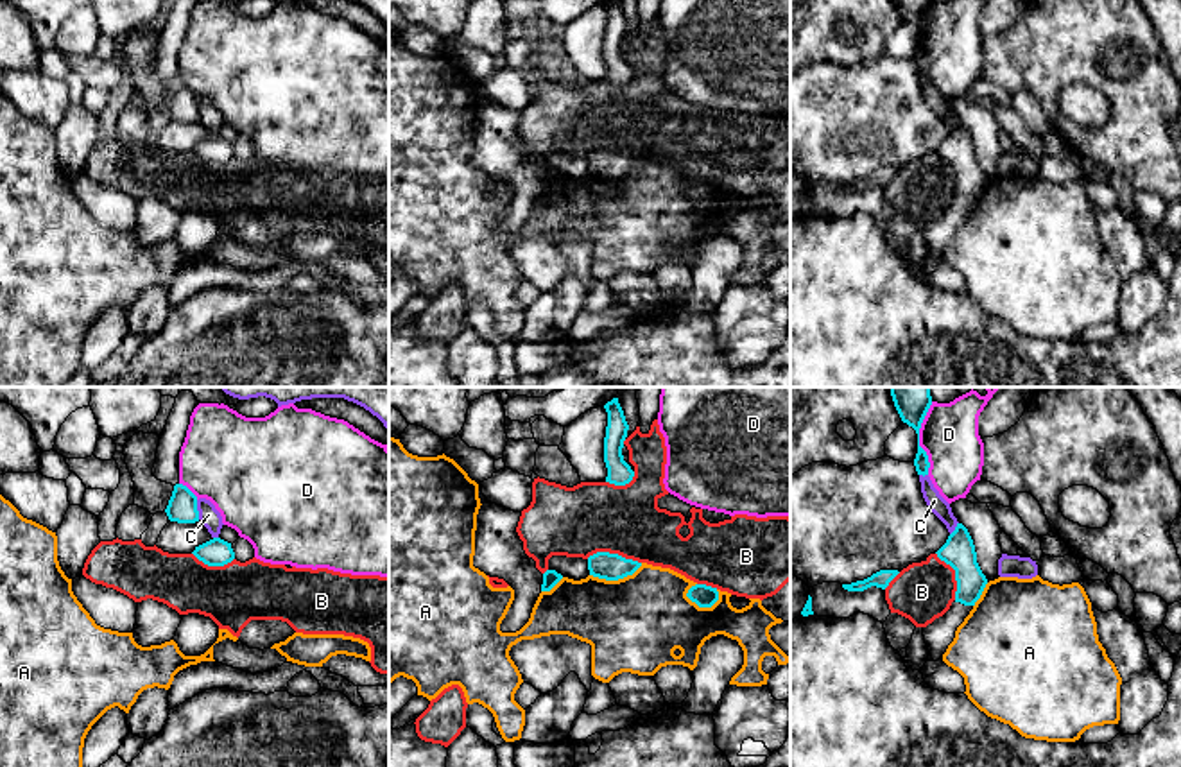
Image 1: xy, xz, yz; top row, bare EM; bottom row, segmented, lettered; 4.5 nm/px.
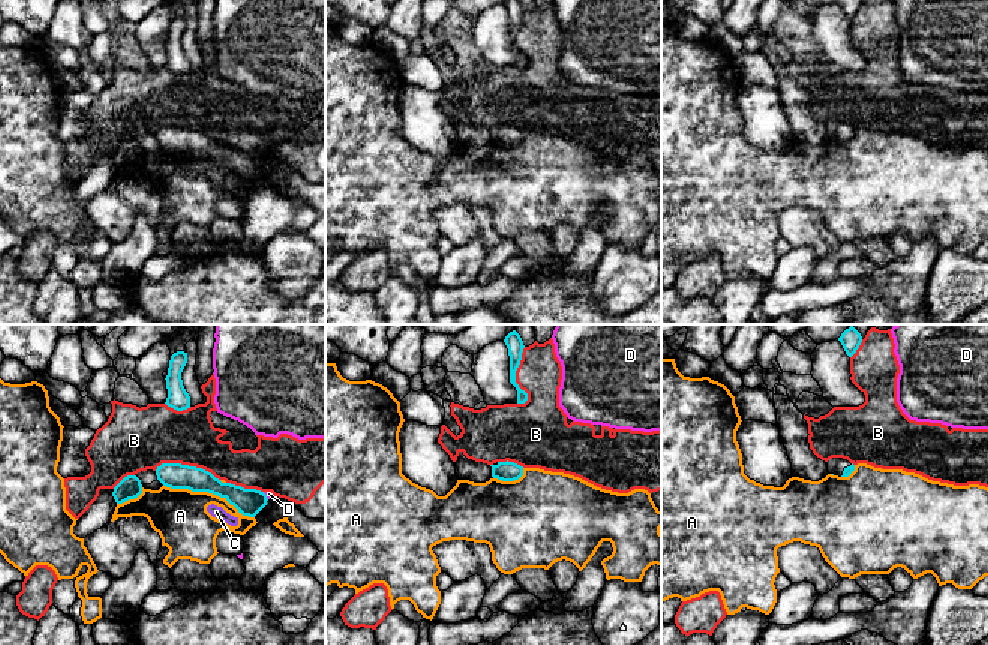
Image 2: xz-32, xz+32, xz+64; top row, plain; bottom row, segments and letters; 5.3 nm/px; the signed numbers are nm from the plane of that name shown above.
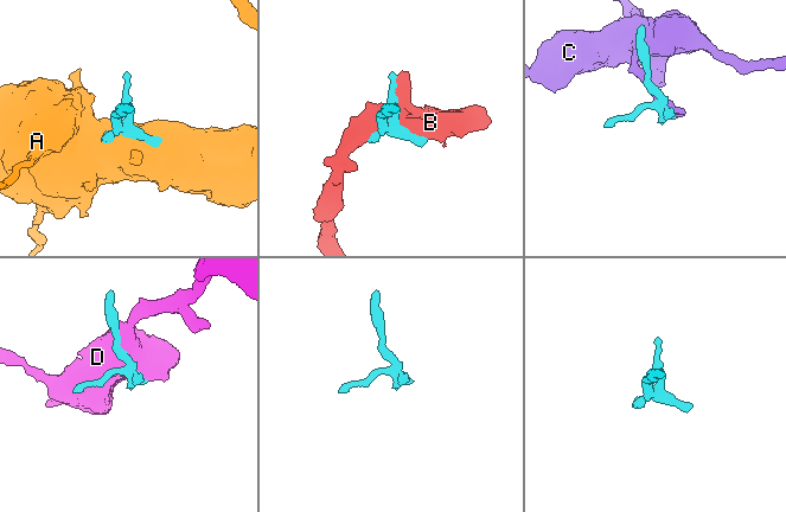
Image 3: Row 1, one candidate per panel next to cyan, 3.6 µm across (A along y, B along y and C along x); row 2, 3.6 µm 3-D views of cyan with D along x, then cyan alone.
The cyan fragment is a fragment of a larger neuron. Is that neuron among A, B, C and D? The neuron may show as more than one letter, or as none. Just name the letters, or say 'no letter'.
no letter

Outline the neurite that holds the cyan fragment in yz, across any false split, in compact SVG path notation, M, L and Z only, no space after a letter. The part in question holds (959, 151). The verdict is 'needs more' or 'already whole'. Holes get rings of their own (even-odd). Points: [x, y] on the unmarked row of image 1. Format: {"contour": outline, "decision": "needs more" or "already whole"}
{"contour": "M957 122L935 152L955 168L957 190L950 208L923 226L925 242L934 260L943 258L943 253L955 237L957 226L970 213L987 183L977 161L973 138L962 122Z", "decision": "needs more"}

